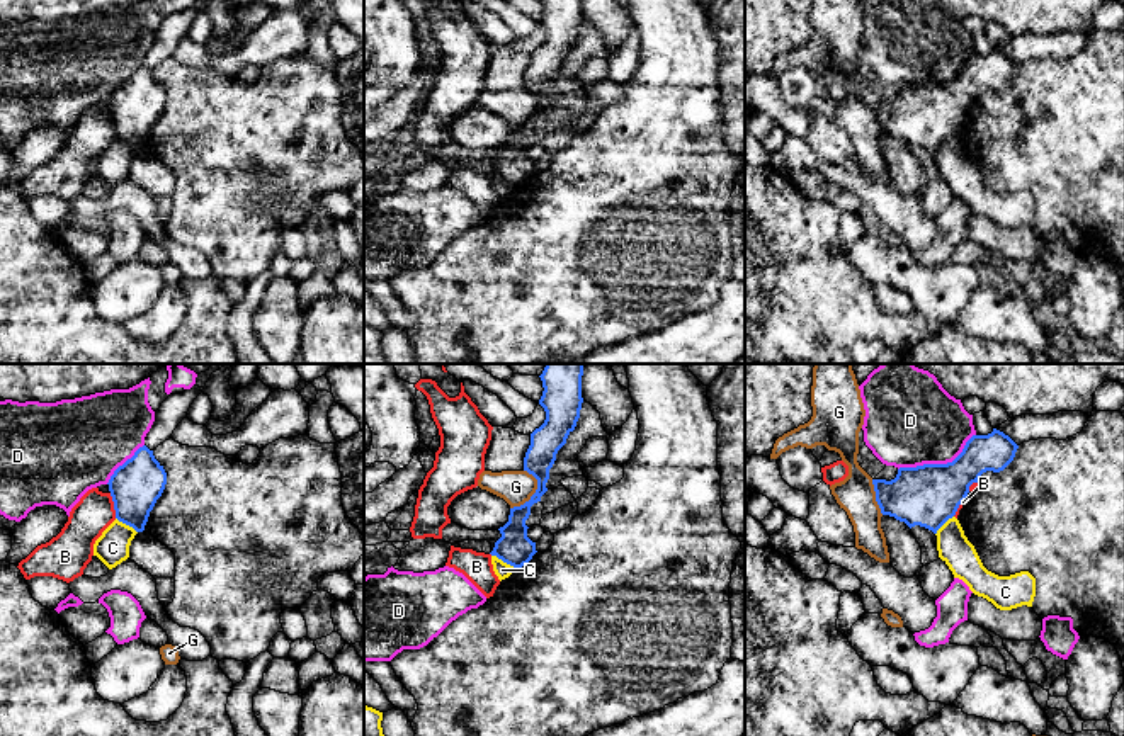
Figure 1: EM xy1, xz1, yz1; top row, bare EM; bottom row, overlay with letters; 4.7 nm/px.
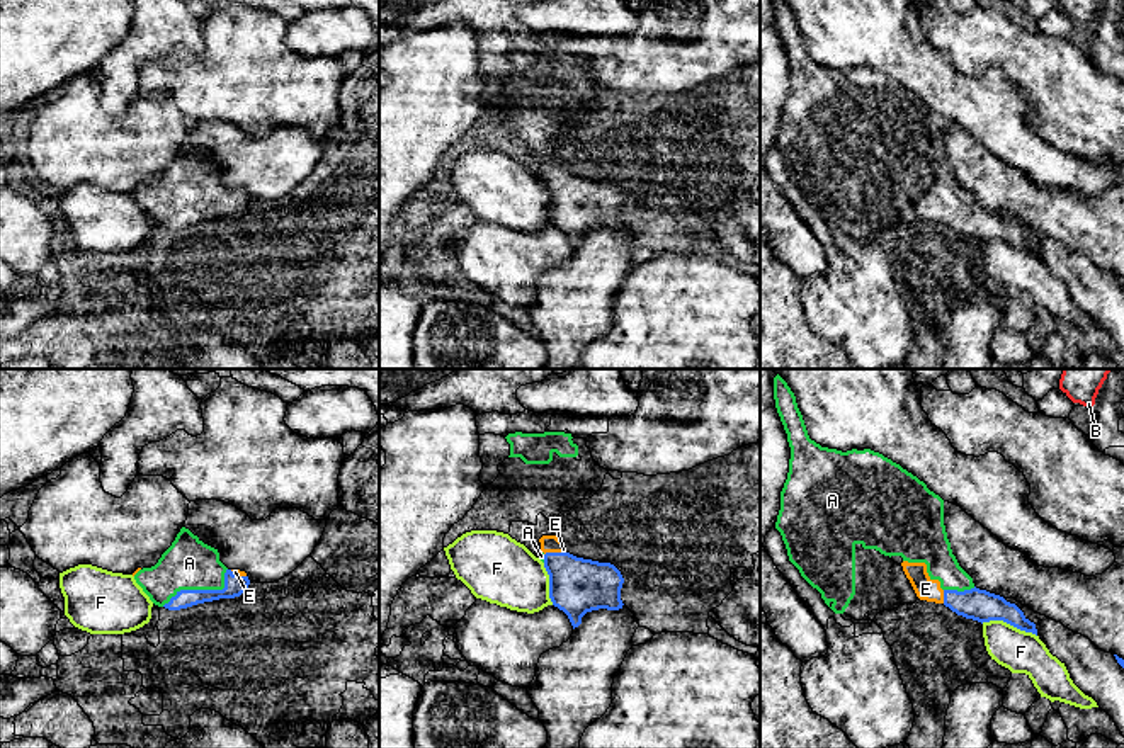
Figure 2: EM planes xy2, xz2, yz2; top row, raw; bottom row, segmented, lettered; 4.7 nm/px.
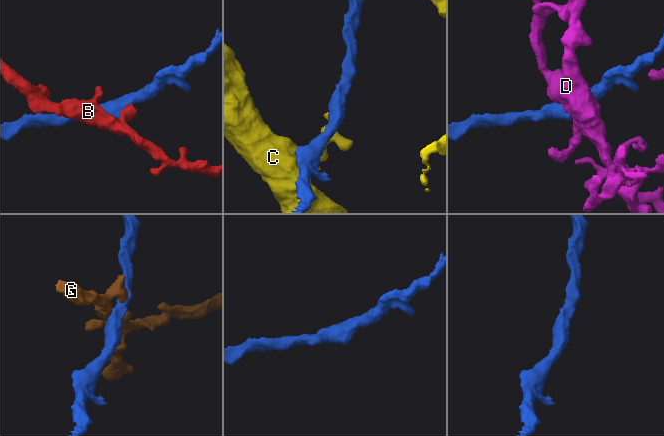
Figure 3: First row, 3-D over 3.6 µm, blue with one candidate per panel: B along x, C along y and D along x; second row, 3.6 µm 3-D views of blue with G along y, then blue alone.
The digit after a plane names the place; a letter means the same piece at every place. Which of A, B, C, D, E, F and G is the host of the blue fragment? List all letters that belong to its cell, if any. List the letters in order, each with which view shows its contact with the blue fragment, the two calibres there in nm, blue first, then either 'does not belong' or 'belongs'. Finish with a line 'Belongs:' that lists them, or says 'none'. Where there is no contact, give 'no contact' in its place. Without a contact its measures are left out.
A: xy2 | 100/240 nm | belongs
B: xy1 | 240/180 nm | does not belong
C: xz1 | 160/80 nm | does not belong
D: yz1 | 300/440 nm | does not belong
E: xz2 | 260/80 nm | belongs
F: yz2 | 150/200 nm | does not belong
G: xz1 | 140/160 nm | does not belong
Belongs: A, E

